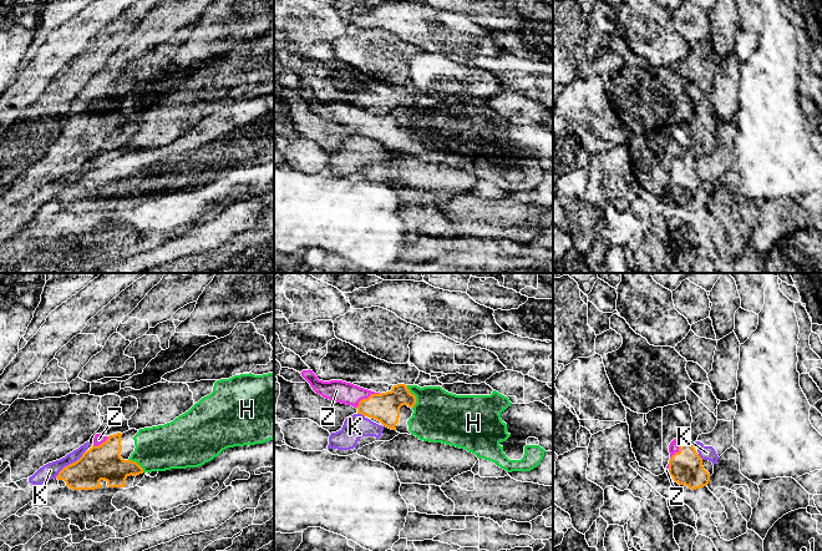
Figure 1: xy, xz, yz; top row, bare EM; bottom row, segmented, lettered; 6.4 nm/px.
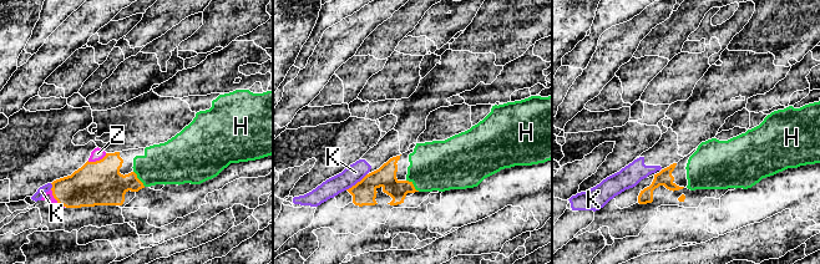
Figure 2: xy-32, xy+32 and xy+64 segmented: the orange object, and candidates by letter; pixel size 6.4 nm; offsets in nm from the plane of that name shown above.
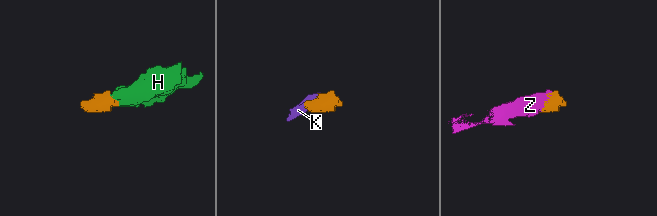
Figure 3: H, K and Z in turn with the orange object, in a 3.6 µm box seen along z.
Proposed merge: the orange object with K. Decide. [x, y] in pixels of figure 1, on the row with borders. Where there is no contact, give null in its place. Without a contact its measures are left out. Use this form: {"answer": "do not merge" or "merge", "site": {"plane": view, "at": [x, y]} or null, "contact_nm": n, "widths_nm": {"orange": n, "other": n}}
{"answer": "do not merge", "site": {"plane": "xy", "at": [70, 464]}, "contact_nm": 260, "widths_nm": {"orange": 220, "other": 100}}

